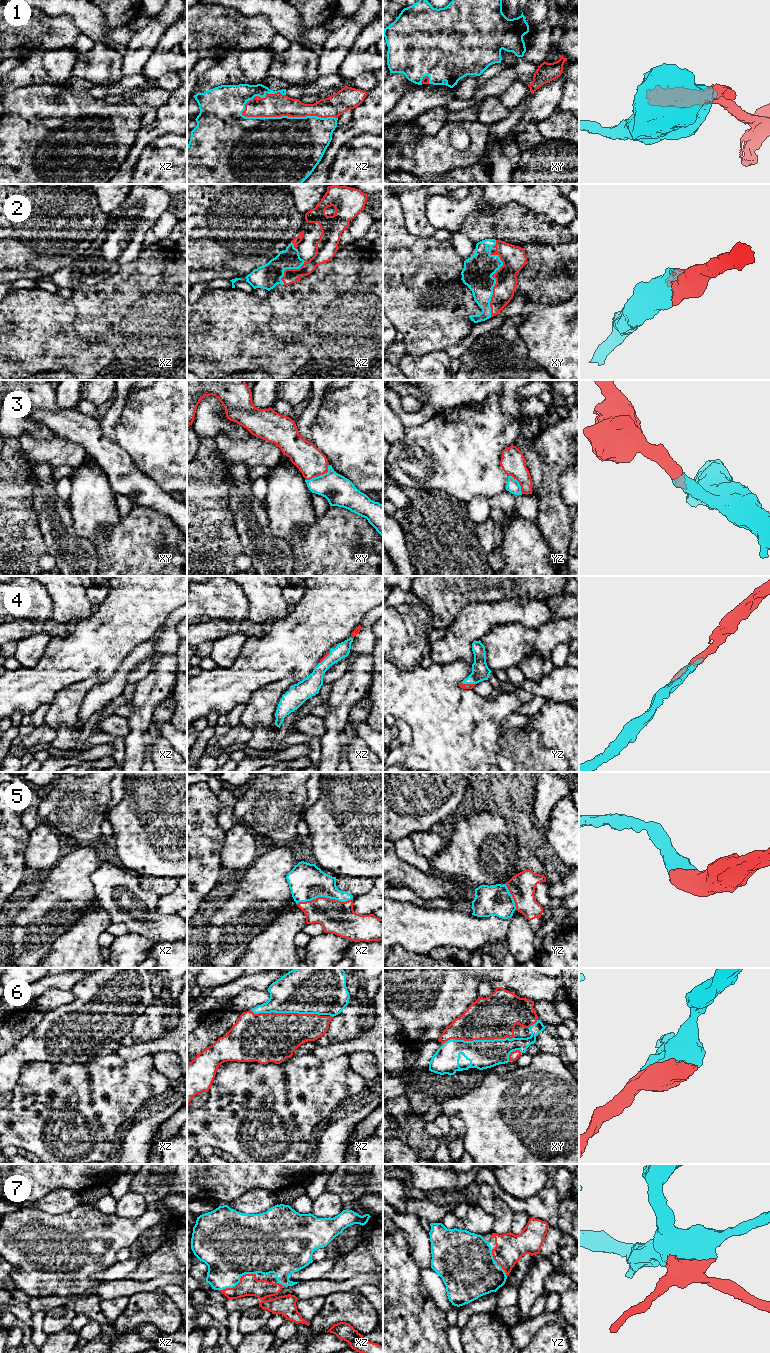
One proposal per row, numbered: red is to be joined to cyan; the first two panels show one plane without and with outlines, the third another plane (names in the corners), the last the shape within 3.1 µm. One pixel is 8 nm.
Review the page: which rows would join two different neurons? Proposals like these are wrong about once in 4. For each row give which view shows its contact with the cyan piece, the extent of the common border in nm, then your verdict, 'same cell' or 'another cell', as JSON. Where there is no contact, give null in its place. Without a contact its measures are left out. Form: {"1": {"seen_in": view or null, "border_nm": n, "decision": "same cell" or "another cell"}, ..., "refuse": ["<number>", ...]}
{"1": {"seen_in": "xz", "border_nm": 800, "decision": "same cell"}, "2": {"seen_in": "xy", "border_nm": 500, "decision": "same cell"}, "3": {"seen_in": "xy", "border_nm": 240, "decision": "same cell"}, "4": {"seen_in": "yz", "border_nm": 110, "decision": "same cell"}, "5": {"seen_in": "xz", "border_nm": 460, "decision": "same cell"}, "6": {"seen_in": "xy", "border_nm": 600, "decision": "same cell"}, "7": {"seen_in": "xz", "border_nm": 320, "decision": "same cell"}, "refuse": []}

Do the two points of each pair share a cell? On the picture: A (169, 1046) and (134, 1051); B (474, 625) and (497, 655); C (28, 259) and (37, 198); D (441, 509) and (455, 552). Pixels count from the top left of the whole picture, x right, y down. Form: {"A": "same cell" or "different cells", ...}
{"A": "same cell", "B": "different cells", "C": "same cell", "D": "same cell"}

